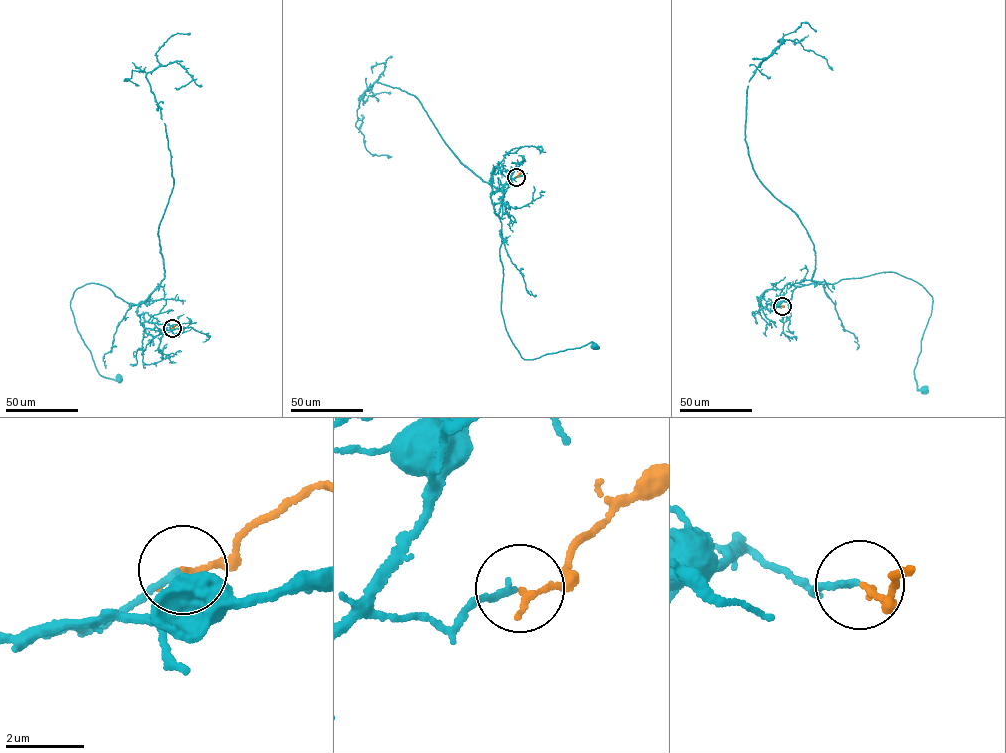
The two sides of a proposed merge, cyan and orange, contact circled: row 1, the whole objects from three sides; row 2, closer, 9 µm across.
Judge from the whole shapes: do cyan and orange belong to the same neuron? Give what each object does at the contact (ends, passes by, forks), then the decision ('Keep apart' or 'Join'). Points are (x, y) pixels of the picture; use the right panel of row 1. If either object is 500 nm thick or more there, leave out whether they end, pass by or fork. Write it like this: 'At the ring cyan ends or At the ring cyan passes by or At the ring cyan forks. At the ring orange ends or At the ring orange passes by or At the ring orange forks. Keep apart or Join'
At the ring cyan ends. At the ring orange ends. Join

